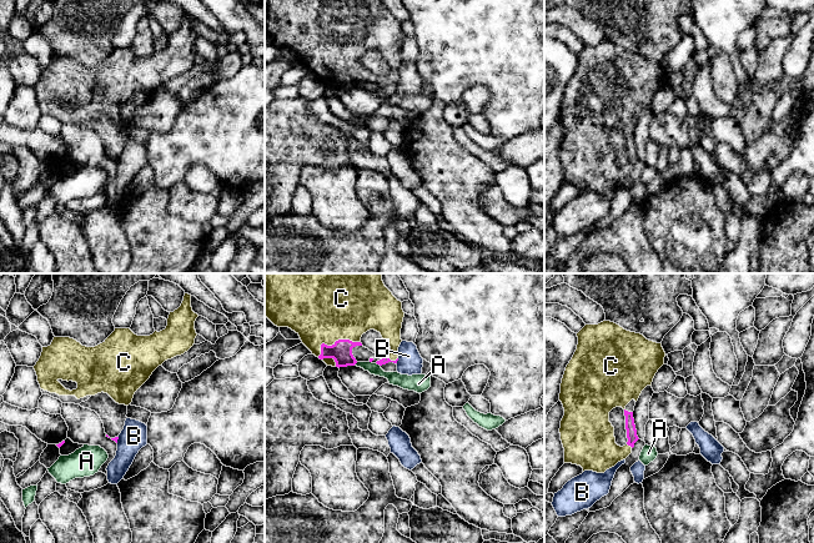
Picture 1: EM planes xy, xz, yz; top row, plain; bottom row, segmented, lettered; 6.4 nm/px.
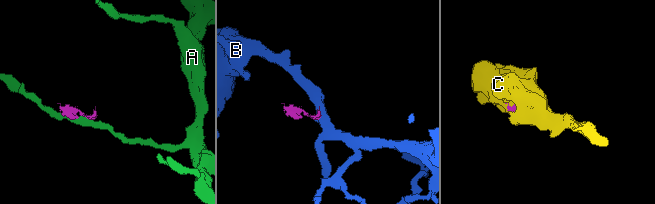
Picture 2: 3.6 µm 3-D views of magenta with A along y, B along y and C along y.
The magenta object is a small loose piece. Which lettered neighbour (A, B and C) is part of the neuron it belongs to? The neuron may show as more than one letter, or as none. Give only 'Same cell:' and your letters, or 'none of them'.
Same cell: C

